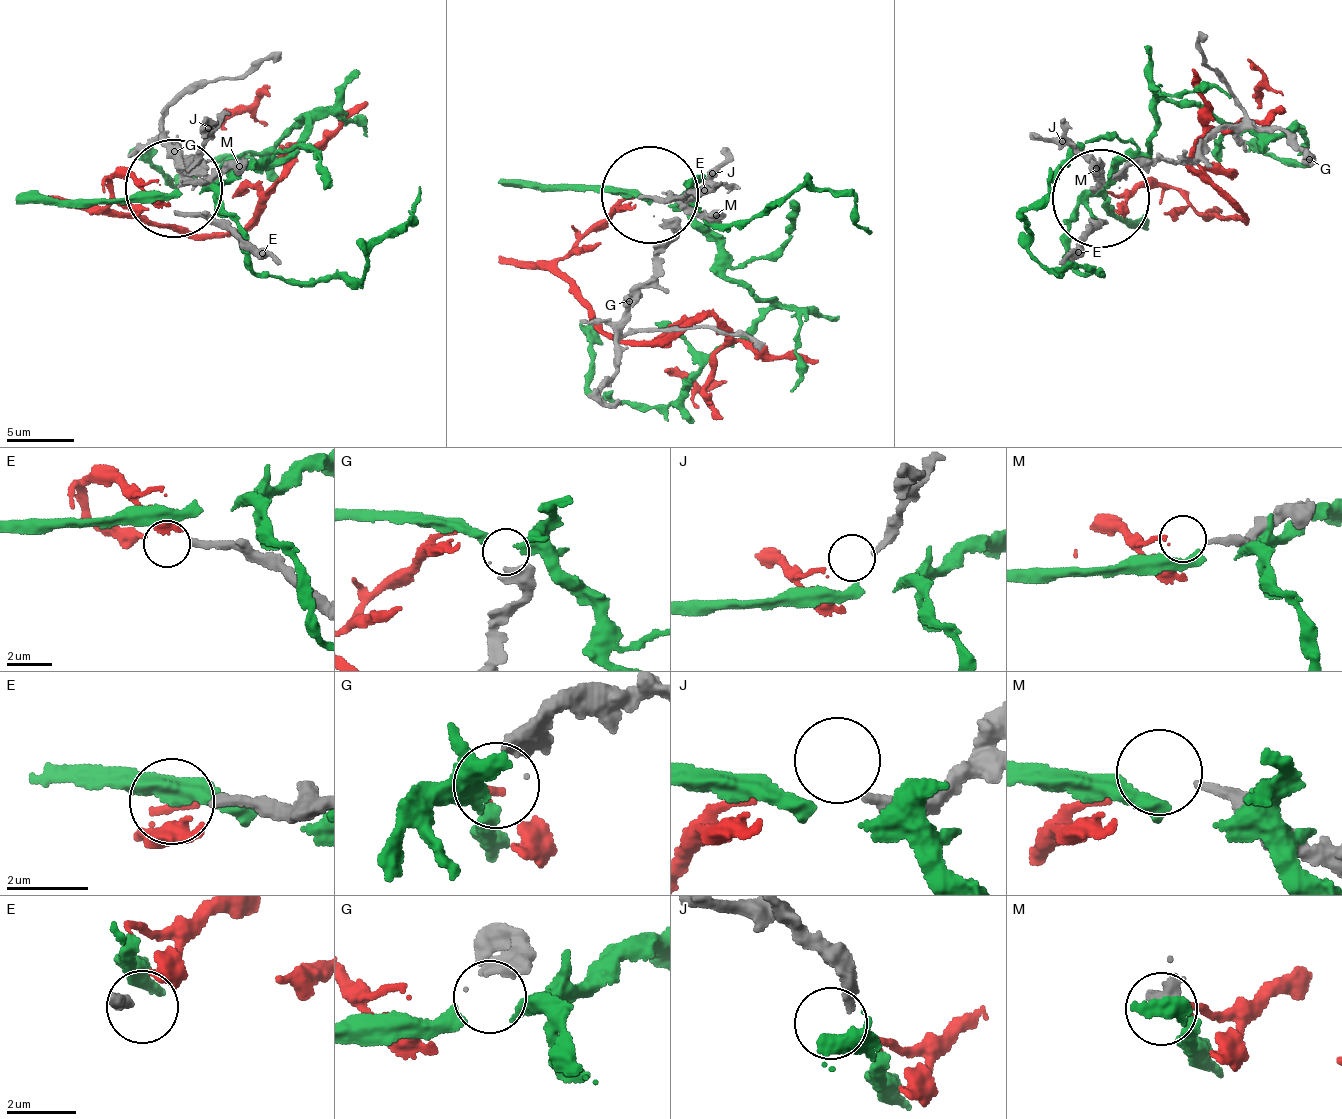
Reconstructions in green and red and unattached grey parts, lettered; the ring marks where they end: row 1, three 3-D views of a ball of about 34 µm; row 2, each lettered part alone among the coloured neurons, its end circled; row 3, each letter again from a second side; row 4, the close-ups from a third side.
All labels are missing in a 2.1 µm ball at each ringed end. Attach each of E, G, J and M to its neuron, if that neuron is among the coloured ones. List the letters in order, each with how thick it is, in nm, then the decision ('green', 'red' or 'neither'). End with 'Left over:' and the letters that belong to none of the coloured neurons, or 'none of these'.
E: calibre 300 nm; neither
G: calibre 650 nm; neither
J: calibre 260 nm; neither
M: calibre 240 nm; red
Left over: E, G, J

